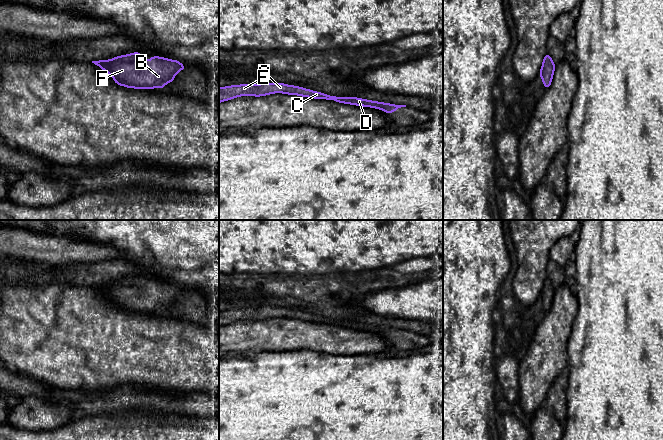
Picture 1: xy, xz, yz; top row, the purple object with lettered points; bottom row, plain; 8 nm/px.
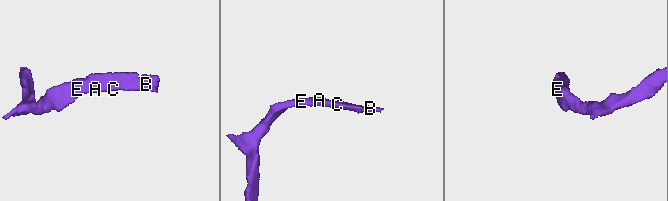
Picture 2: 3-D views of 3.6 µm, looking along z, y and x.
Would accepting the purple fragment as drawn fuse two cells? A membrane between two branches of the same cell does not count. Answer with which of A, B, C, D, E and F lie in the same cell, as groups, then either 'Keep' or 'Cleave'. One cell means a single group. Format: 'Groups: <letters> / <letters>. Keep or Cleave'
Groups: A B C D E F. Keep

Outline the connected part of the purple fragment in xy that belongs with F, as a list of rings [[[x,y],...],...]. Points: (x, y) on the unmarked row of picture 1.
[[[139,276],[117,280],[110,284],[92,285],[110,300],[115,308],[135,313],[164,313],[166,307],[172,307],[175,299],[186,293],[178,284],[152,280],[147,287]]]

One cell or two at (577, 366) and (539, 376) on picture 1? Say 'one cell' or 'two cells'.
two cells

